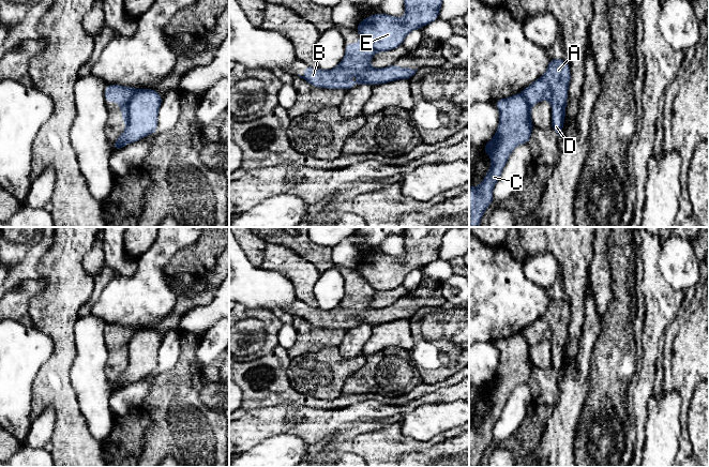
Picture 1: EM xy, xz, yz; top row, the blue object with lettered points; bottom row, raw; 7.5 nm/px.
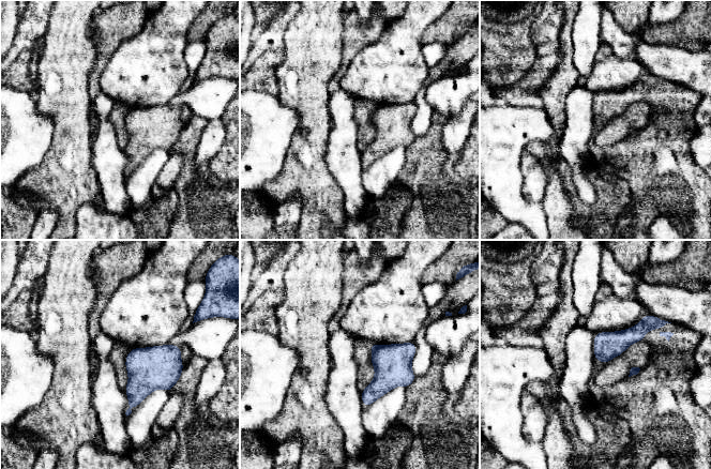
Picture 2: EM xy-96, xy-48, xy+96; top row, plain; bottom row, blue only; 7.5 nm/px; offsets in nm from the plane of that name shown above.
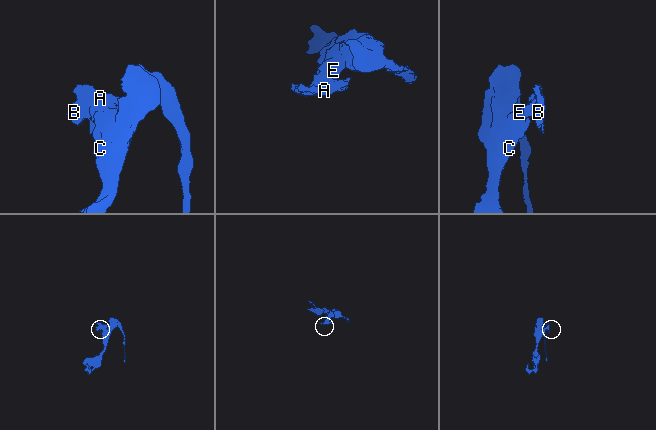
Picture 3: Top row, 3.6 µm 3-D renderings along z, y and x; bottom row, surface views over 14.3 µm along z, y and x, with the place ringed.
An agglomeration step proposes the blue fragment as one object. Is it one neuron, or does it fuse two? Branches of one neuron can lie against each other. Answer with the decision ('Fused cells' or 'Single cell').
Fused cells

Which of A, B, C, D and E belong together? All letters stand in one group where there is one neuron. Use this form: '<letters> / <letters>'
A B D / C E

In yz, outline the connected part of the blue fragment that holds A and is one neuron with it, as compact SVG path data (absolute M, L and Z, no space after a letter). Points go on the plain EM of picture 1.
M552 298L545 314L522 331L530 348L543 340L550 342L550 367L558 376L563 370L570 320L570 303L563 299Z

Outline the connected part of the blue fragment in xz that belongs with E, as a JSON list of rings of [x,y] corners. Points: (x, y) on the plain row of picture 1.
[[[405,227],[404,258],[386,253],[374,254],[361,260],[356,269],[377,292],[392,290],[403,285],[411,270],[422,269],[438,259],[443,235],[451,228]]]

